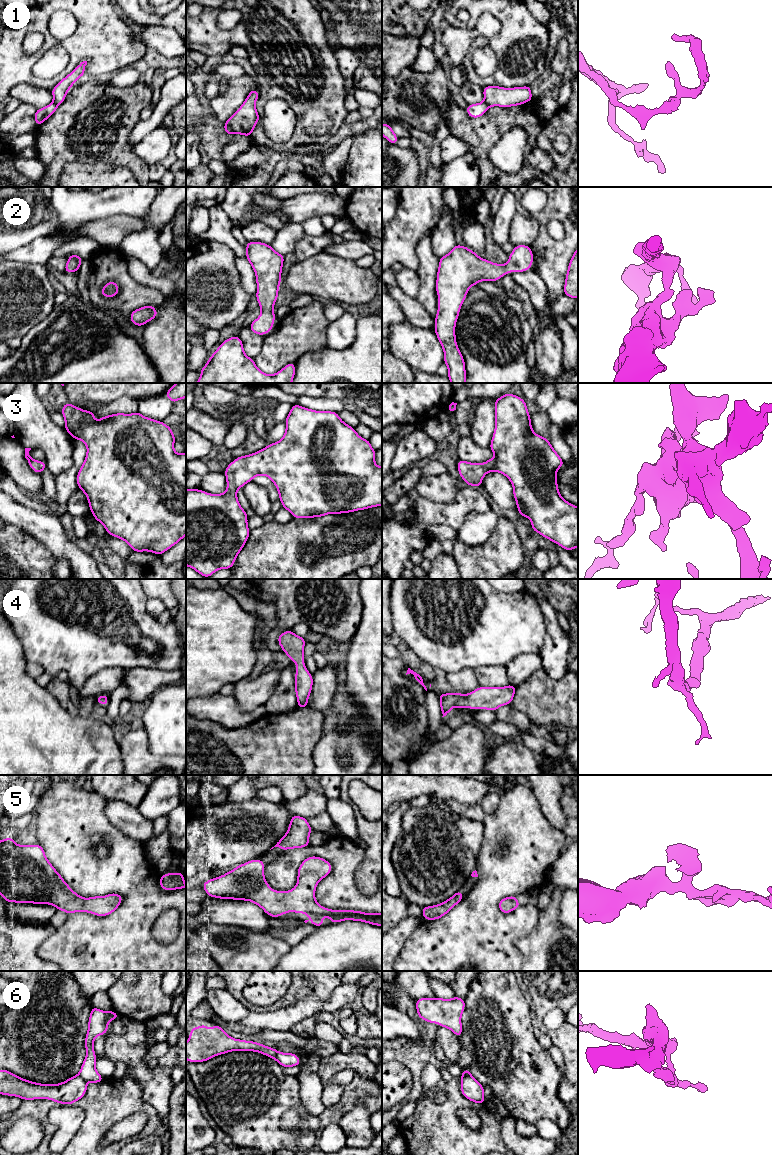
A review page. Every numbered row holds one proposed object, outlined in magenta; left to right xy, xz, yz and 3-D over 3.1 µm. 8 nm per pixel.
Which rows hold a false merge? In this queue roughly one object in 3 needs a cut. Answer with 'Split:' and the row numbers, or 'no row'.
Split: 1, 6

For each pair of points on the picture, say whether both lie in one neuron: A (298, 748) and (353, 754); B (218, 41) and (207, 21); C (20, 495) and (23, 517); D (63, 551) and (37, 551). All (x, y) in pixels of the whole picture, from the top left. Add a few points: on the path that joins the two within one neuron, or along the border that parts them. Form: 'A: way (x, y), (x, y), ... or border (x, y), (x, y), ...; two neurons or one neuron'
A: border (323, 730), (322, 737), (313, 751), (313, 764); two neurons
B: way (213, 36), (207, 29), (207, 26); one neuron
C: border (10, 496), (15, 501), (43, 513); two neurons
D: border (32, 536), (46, 547), (55, 560); two neurons

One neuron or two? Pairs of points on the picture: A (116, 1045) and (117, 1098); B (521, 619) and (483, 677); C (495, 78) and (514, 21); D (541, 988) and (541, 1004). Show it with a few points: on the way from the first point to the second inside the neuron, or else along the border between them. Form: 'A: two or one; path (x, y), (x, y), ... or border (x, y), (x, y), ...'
A: two; border (125, 1074), (133, 1077), (142, 1090)
B: two; border (506, 666), (477, 666), (474, 669)
C: one; path (501, 64), (501, 54), (514, 38), (514, 35)
D: one; path (541, 992), (541, 1000)

